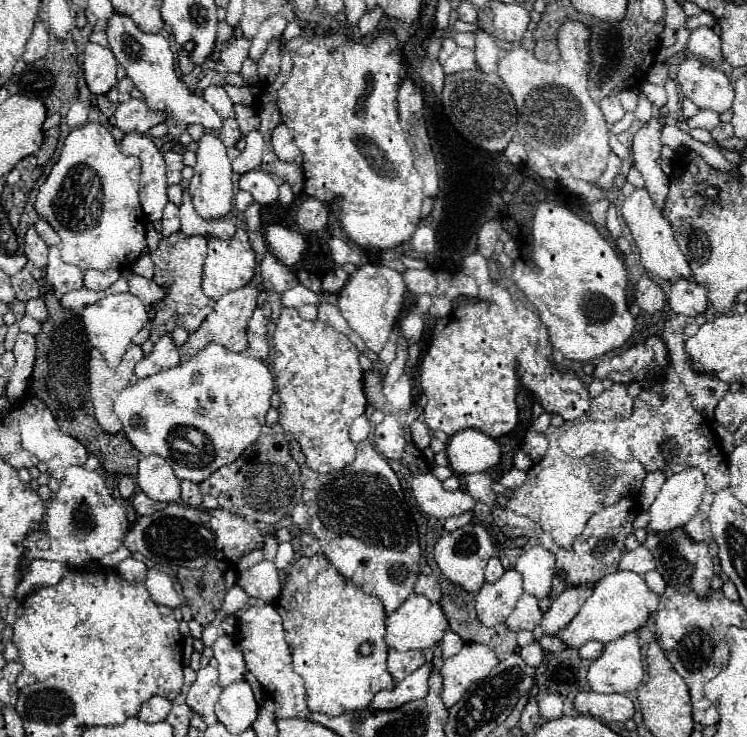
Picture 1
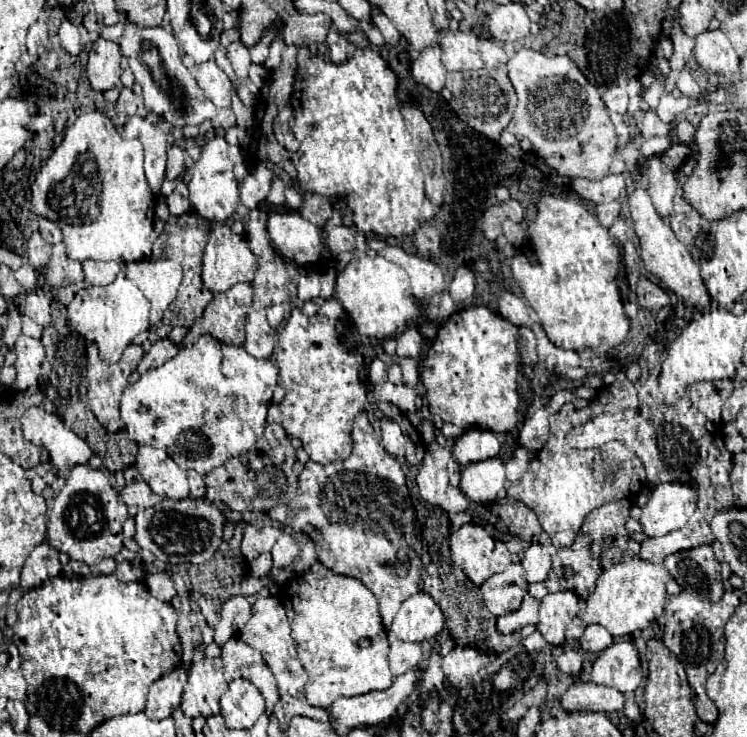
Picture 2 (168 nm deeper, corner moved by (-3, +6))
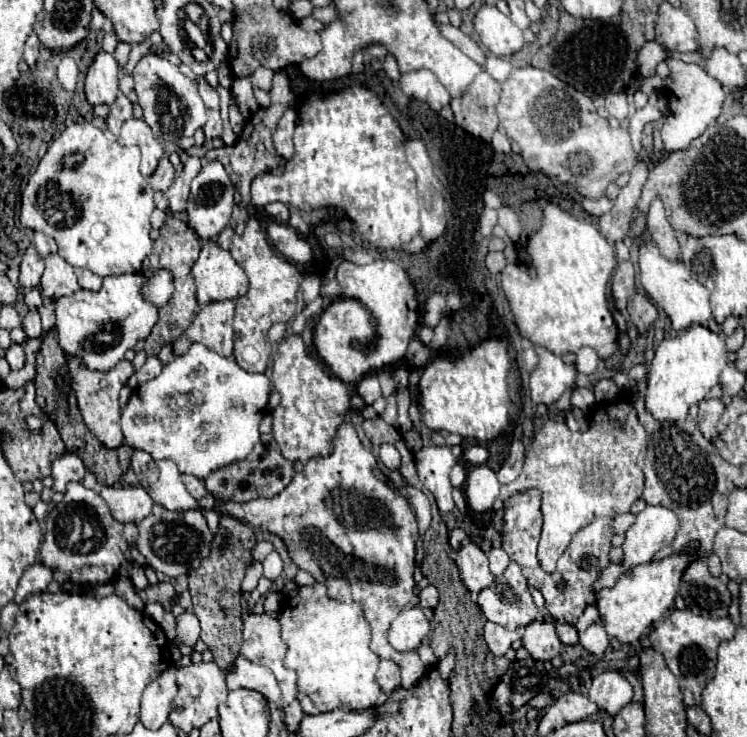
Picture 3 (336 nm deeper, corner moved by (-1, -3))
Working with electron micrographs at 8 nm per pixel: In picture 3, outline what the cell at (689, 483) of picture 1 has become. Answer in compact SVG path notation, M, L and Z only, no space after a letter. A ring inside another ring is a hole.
M647 506L637 514L637 522L625 532L625 570L653 560L653 554L669 546L679 532L679 518L665 506Z

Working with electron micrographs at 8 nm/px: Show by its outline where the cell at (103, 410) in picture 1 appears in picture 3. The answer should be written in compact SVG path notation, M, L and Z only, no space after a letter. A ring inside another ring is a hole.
M69 358L69 374L73 380L73 388L77 394L81 416L87 424L87 428L107 446L107 448L119 448L123 444L123 434L119 426L119 392L123 388L123 382L129 380L129 376L135 372L133 364L127 360L121 360L113 370L99 372L83 368L79 358Z

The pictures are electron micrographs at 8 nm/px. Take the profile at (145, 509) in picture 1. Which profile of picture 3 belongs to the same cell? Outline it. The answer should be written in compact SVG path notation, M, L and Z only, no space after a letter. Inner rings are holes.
M103 486L101 490L103 500L109 504L109 510L115 520L119 522L135 522L139 524L153 508L153 500L141 486L131 488L113 488Z

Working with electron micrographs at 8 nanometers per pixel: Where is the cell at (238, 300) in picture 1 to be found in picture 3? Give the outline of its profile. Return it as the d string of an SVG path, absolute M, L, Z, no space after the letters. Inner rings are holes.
M235 300L211 302L197 314L203 330L201 342L221 356L233 354L233 340L235 340L233 314L235 314Z

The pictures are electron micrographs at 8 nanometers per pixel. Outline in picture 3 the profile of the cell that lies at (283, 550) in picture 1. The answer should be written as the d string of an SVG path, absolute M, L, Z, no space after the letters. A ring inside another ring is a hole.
M273 550L273 552L263 560L263 570L265 570L265 578L269 578L269 580L275 580L275 578L281 576L281 572L283 572L283 560L281 560L279 552Z

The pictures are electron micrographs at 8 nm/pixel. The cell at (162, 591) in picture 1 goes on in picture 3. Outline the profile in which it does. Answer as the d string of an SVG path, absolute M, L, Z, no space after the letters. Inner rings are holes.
M149 602L149 604L145 604L145 610L143 610L151 620L155 620L157 624L163 620L163 616L165 616L165 610L163 610L163 606L159 604L159 602Z

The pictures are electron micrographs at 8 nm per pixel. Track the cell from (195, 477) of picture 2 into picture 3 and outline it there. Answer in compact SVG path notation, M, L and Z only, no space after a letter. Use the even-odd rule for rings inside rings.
M183 476L183 484L187 486L189 494L191 494L195 500L201 500L201 498L207 494L205 482L199 480L199 478L195 478L195 476Z

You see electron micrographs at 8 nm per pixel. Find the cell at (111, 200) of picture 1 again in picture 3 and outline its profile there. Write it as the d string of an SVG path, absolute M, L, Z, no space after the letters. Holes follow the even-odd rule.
M77 122L67 126L61 136L51 142L47 154L23 190L19 216L21 224L25 228L53 236L59 246L59 256L75 268L87 268L99 276L141 272L141 264L153 248L153 240L149 236L149 218L155 210L155 202L151 186L139 172L139 160L141 150L137 146L121 146L115 138L91 122Z

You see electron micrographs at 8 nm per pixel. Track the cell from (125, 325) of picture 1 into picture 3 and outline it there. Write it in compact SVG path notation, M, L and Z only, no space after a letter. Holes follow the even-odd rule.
M121 274L107 276L99 292L79 290L71 296L55 300L57 334L59 344L69 356L79 356L87 368L107 372L111 370L127 350L131 350L139 340L147 338L157 322L157 308L141 296L141 286L145 276L141 274Z

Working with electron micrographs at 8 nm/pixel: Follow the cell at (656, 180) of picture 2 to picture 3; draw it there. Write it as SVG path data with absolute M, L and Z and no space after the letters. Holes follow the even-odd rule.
M655 198L649 214L647 214L647 230L649 236L653 236L653 240L657 240L657 246L661 248L661 252L665 256L669 256L669 260L679 260L679 244L675 240L673 228L669 224L669 218L665 214L665 204L661 198Z

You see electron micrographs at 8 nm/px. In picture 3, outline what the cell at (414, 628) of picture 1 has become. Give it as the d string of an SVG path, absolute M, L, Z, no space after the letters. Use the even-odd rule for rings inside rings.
M417 608L401 610L399 616L391 622L389 628L389 642L399 652L417 650L417 646L429 636L431 622L427 620L425 612Z

